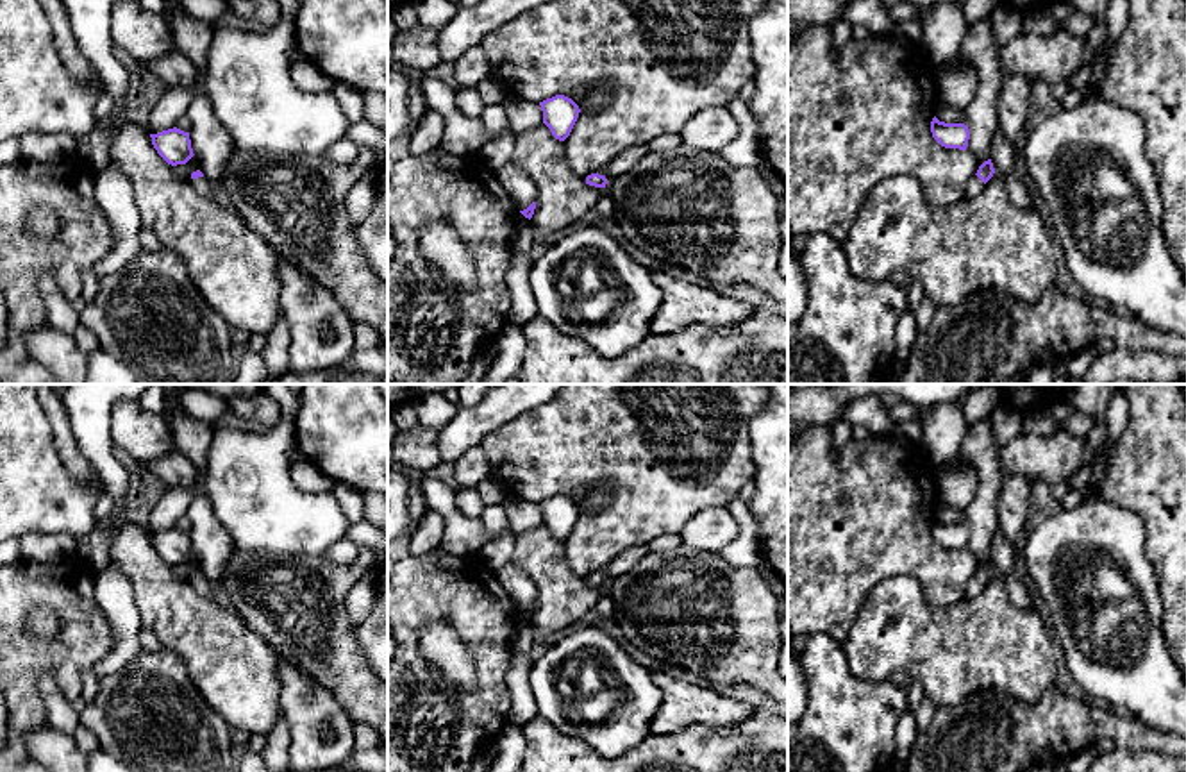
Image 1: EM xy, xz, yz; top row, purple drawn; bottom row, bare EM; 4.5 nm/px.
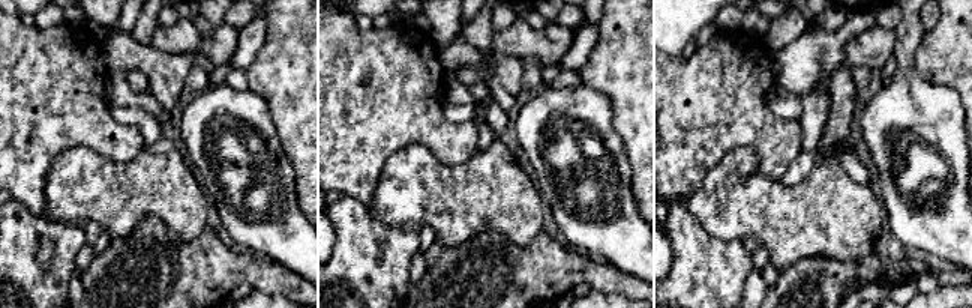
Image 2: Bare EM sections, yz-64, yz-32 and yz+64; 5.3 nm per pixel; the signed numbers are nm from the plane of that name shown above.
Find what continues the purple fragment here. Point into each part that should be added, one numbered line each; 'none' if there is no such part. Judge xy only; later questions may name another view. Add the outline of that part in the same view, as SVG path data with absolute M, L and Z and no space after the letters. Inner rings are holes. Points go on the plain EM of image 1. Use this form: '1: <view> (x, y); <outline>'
1: xy (204, 587); M198 577L198 579L191 579L189 581L193 584L193 588L205 599L223 604L221 595L216 588L216 584L213 584L209 579L205 577Z

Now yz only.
1: yz (976, 585); M975 575L965 592L965 599L975 597L984 588L984 583Z

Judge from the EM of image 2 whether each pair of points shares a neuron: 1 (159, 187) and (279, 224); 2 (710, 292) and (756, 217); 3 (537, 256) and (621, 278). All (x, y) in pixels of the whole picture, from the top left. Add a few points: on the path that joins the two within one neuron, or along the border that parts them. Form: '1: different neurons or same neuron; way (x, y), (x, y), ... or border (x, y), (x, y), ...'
1: different neurons; border (198, 179), (210, 200)
2: different neurons; border (707, 232), (725, 241), (744, 241), (752, 245)
3: same neuron; way (558, 269), (590, 269), (600, 275)

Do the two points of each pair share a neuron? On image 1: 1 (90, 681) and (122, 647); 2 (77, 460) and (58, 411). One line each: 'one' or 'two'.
1: two
2: one

